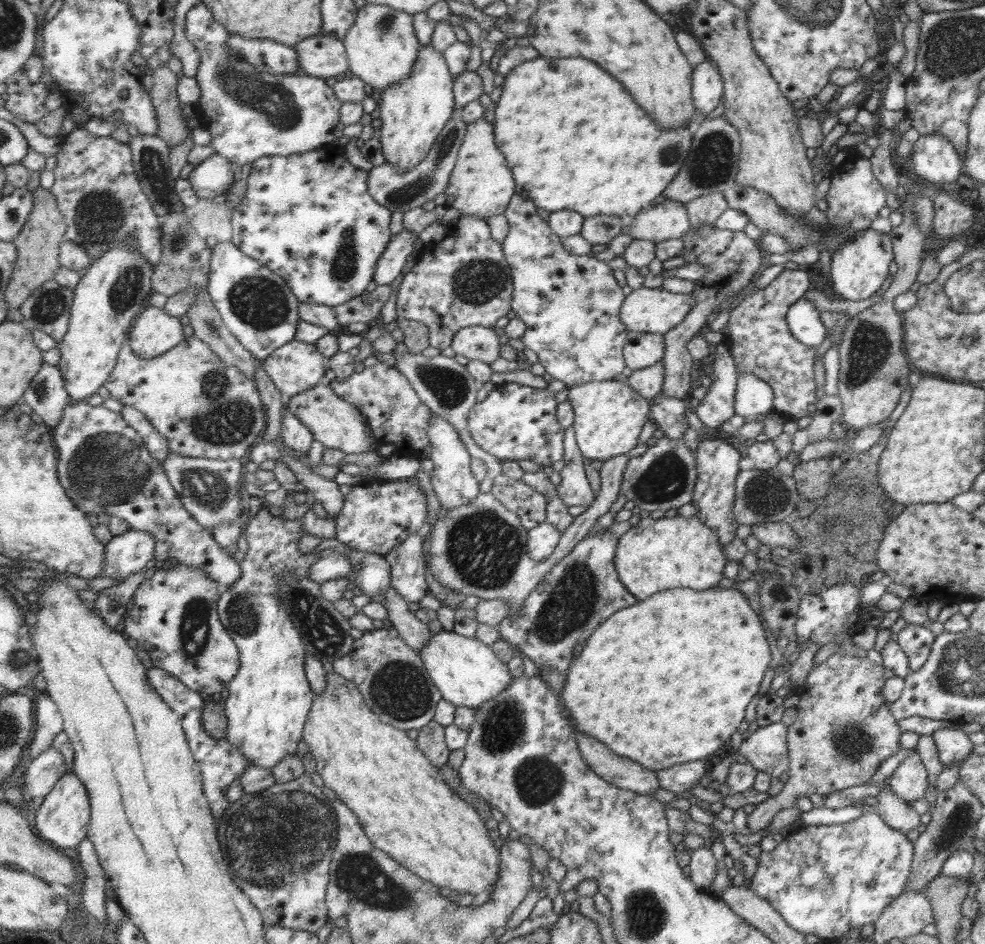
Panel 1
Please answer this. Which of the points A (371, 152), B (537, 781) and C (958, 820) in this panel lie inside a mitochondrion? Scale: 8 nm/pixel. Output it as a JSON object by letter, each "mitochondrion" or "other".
{"A":"other","B":"mitochondrion","C":"mitochondrion"}

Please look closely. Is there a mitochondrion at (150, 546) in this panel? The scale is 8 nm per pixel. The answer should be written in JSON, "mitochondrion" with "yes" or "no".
{"mitochondrion":"no"}

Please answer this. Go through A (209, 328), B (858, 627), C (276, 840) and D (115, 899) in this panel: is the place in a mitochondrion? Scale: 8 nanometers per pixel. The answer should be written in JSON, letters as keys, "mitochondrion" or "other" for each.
{"A":"mitochondrion","B":"other","C":"mitochondrion","D":"other"}

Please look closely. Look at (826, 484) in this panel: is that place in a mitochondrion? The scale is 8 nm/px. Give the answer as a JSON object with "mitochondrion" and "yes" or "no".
{"mitochondrion":"no"}

